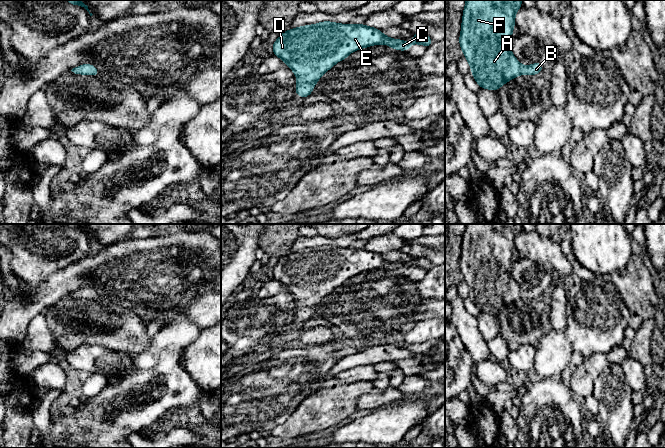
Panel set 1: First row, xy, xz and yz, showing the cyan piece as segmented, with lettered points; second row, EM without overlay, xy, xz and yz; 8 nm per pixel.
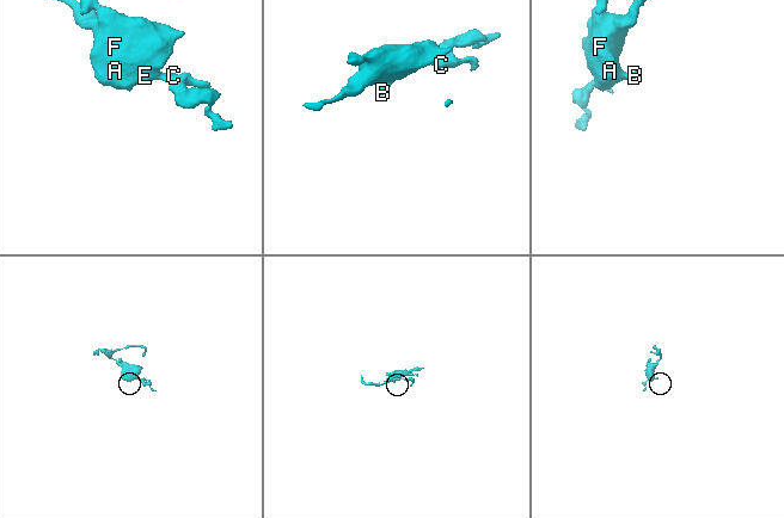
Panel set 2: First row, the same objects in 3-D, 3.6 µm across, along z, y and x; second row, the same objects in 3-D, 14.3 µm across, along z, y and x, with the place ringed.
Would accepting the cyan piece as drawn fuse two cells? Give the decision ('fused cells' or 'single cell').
single cell

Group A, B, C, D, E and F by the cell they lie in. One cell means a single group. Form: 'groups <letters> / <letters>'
groups A B C D E F

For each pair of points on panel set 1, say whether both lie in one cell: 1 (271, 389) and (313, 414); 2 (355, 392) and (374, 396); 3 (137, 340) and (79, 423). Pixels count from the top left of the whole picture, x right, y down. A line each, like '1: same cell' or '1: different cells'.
1: different cells
2: different cells
3: different cells

